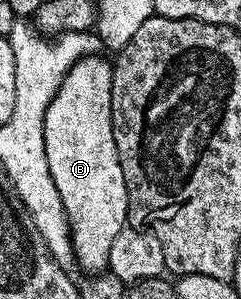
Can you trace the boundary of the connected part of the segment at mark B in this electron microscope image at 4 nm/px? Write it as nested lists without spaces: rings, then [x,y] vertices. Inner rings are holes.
[[[88,55],[72,66],[43,120],[46,164],[66,210],[77,265],[88,274],[107,269],[110,247],[128,219],[128,193],[113,136],[113,70],[111,61],[100,57]]]

